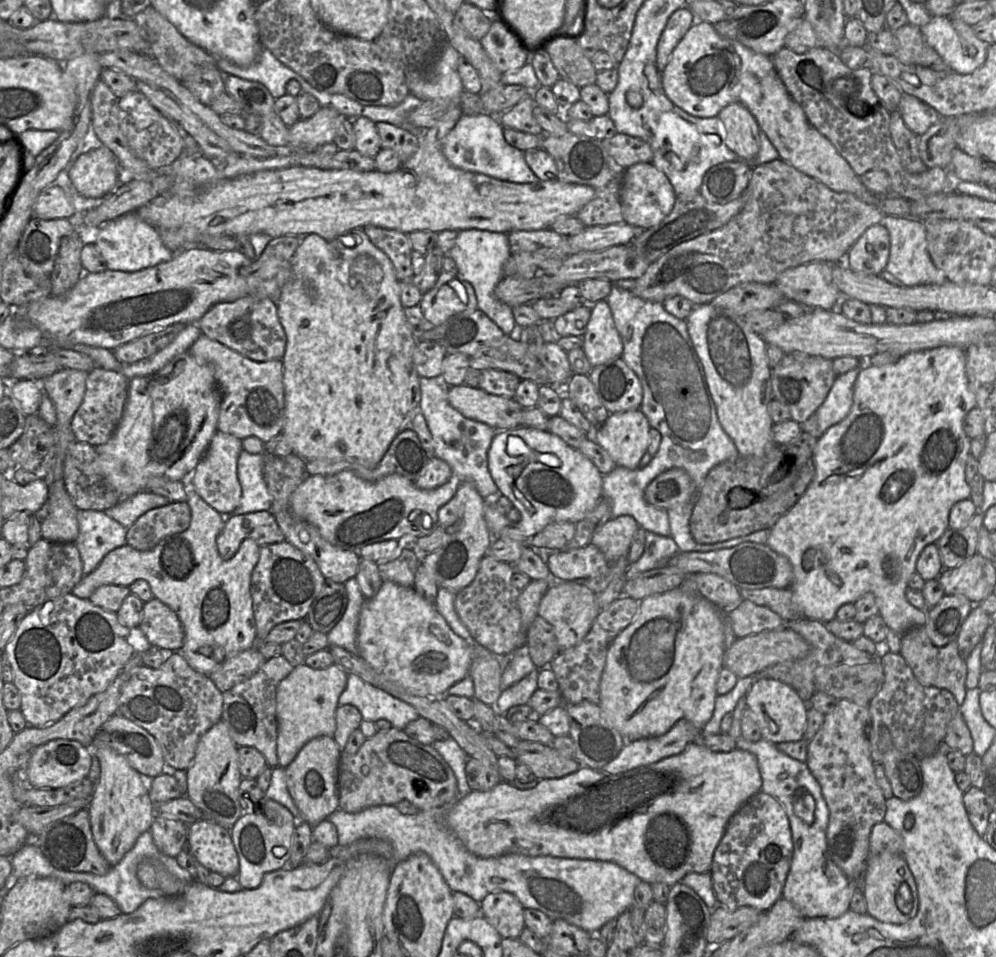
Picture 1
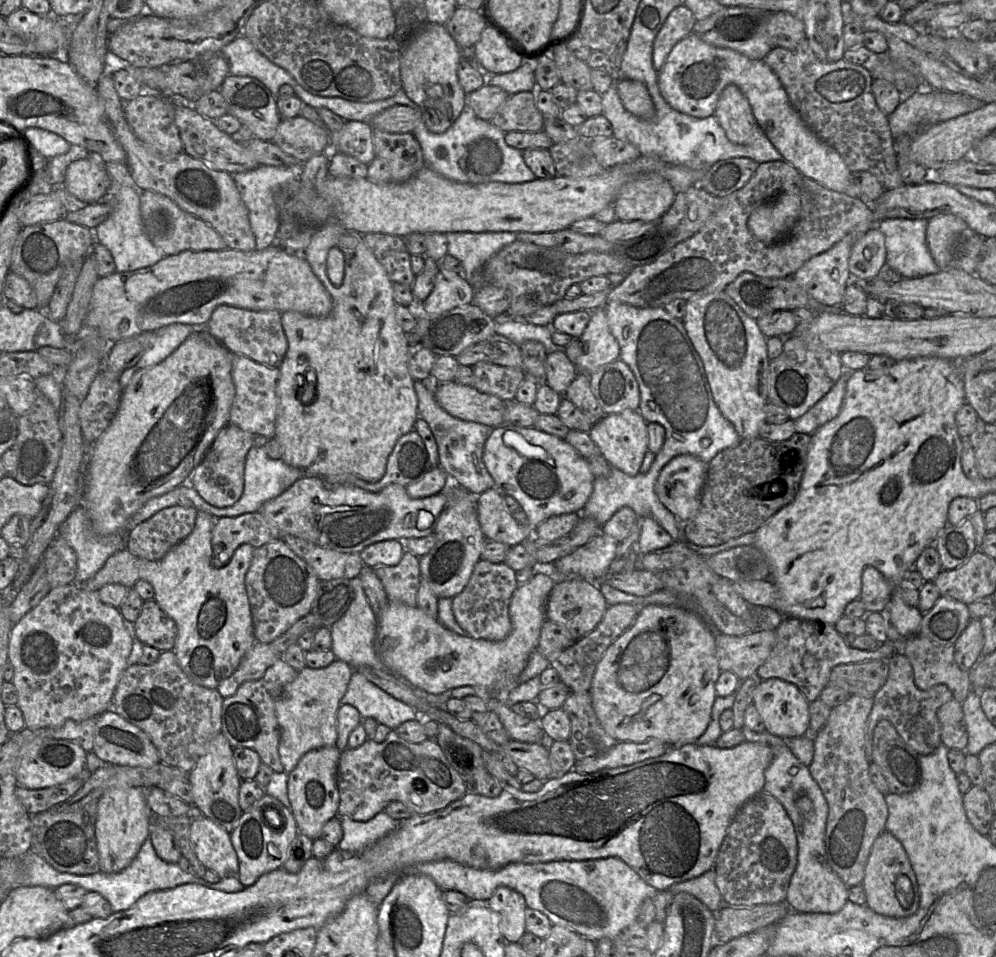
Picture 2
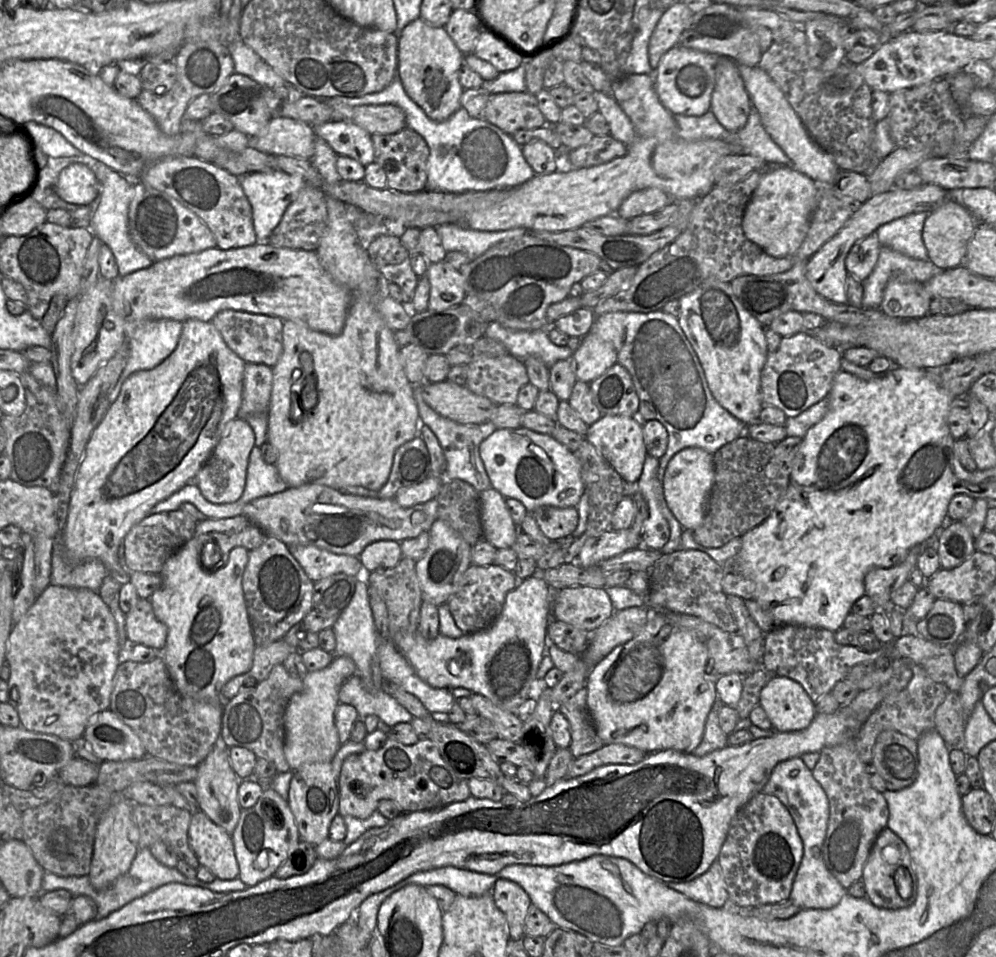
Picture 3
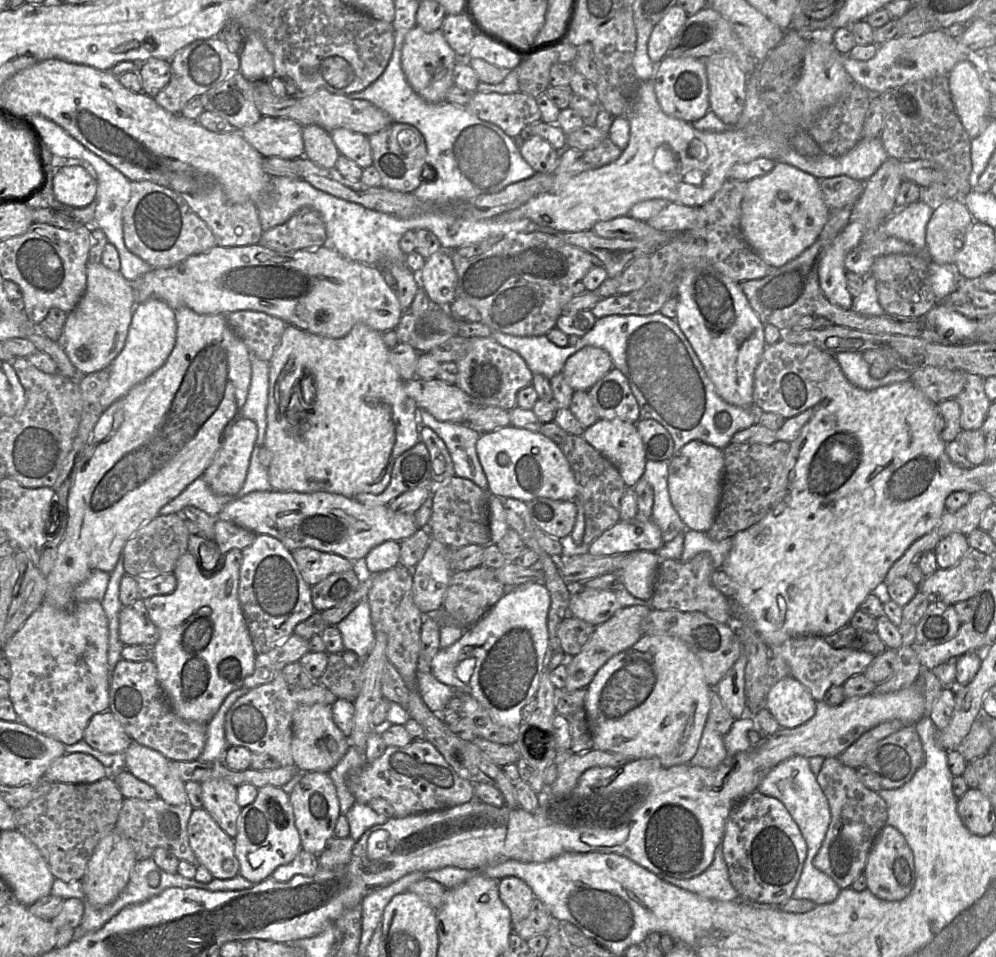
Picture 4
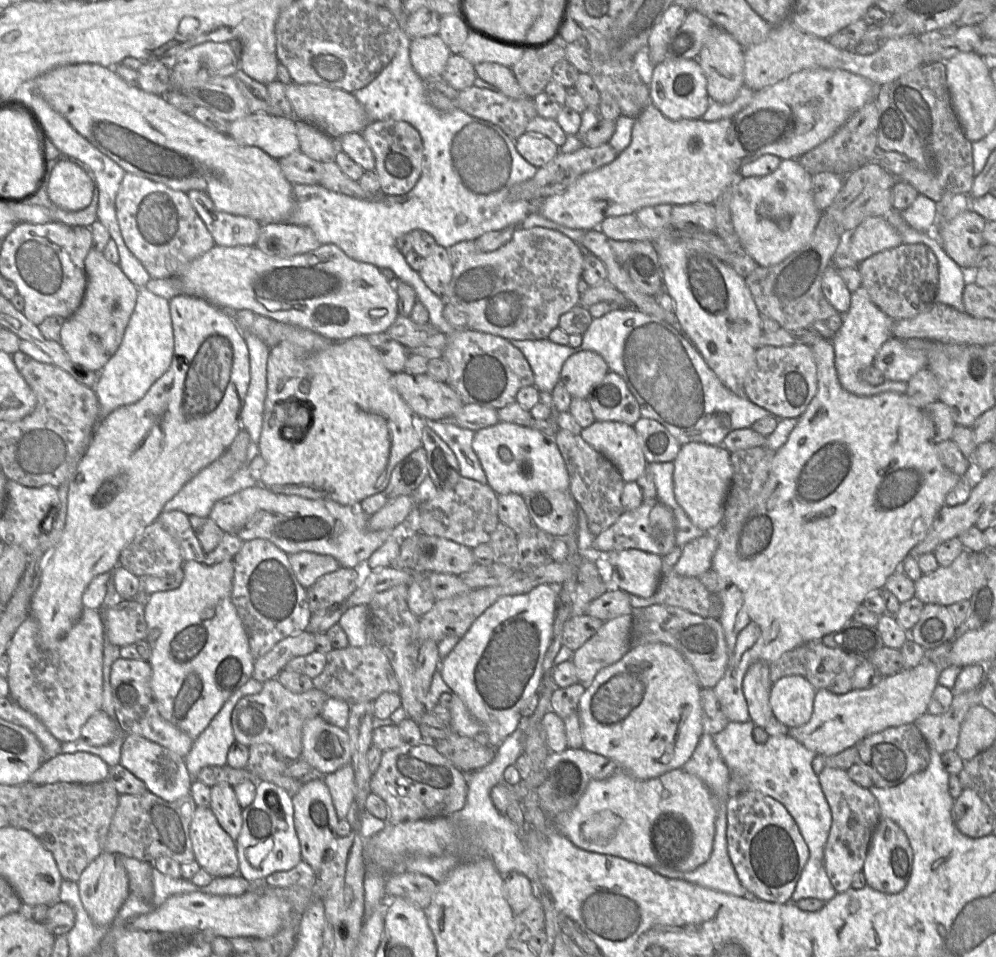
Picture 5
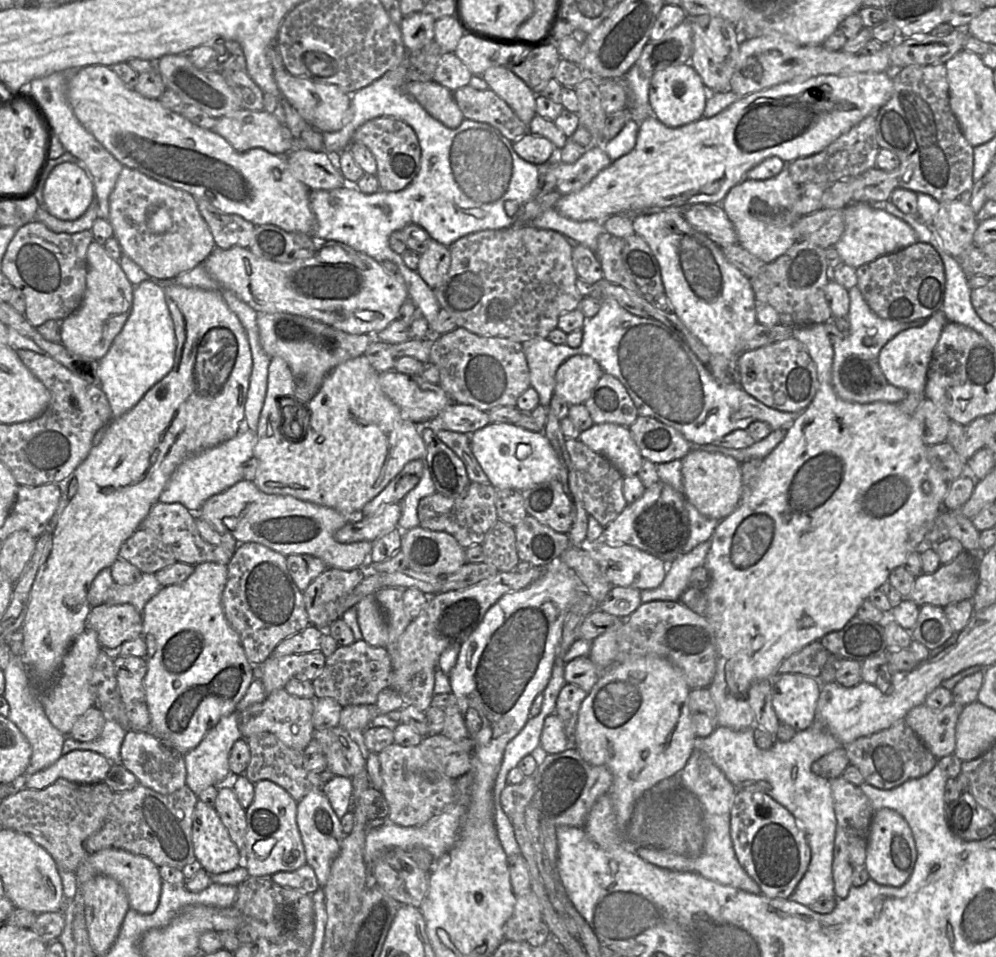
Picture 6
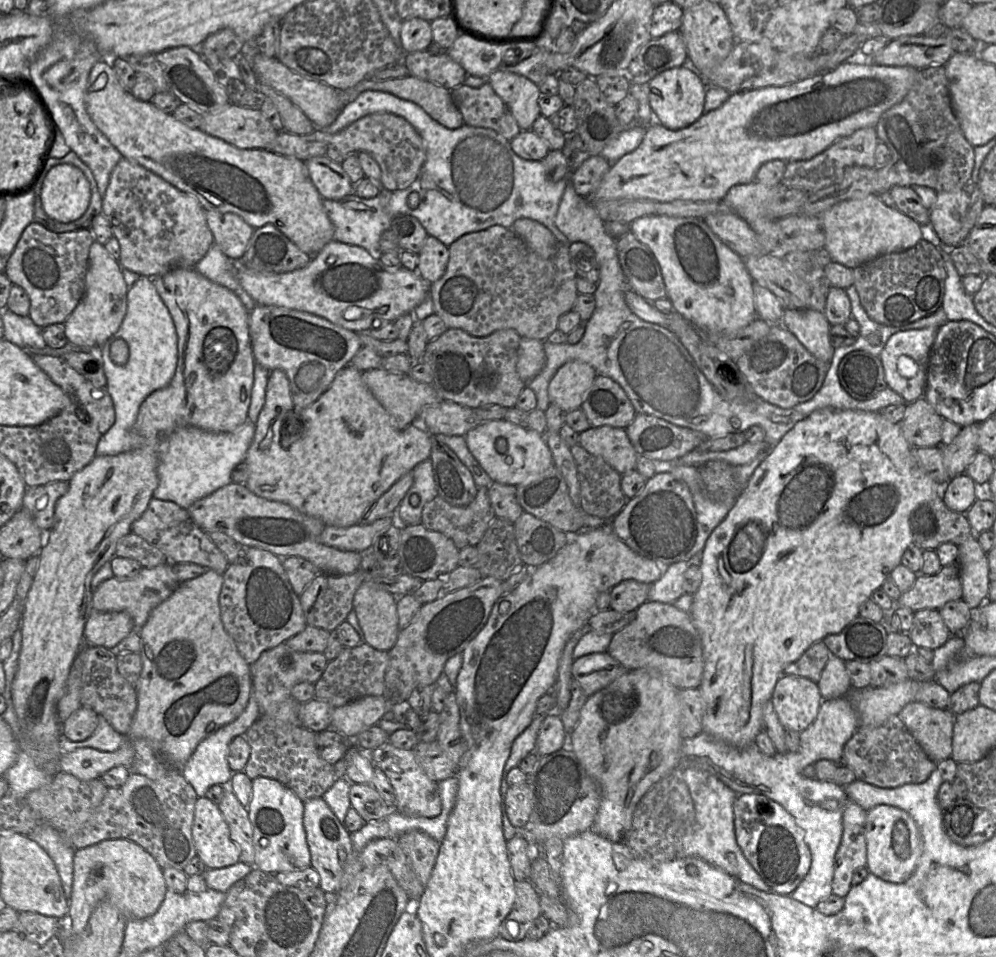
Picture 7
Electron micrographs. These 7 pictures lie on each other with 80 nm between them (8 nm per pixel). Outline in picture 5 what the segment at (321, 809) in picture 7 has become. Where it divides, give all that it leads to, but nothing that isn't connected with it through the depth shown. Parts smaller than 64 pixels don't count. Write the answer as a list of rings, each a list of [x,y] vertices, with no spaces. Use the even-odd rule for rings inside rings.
[[[322,778],[313,779],[301,785],[298,792],[292,796],[292,803],[294,826],[300,843],[302,860],[308,863],[317,875],[326,850],[330,843],[338,838],[339,819],[330,791]]]

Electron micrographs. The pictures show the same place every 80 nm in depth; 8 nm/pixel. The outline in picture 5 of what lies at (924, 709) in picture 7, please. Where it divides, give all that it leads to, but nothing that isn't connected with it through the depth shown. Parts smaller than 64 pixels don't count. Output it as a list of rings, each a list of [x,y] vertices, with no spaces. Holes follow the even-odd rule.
[[[980,688],[954,694],[946,712],[939,715],[926,712],[913,723],[926,740],[929,750],[943,754],[956,749],[961,724],[969,709],[977,704],[980,704]]]

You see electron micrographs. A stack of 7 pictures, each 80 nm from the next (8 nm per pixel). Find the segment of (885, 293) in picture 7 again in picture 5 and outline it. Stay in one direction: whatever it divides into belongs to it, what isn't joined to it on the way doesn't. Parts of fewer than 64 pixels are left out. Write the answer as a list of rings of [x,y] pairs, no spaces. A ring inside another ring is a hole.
[[[901,244],[898,247],[884,250],[860,262],[857,267],[862,284],[871,301],[888,317],[896,320],[912,319],[930,311],[937,304],[939,291],[939,266],[933,251],[923,244]]]

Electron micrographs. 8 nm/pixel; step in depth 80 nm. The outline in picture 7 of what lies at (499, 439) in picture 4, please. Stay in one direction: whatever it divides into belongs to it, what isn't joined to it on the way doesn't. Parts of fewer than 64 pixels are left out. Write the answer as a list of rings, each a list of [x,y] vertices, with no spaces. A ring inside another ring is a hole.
[[[504,419],[484,421],[464,437],[470,453],[493,482],[518,486],[539,476],[554,465],[552,453],[543,434],[529,428],[522,428]],[[498,438],[507,441],[507,450],[504,454],[496,450],[495,444]]]

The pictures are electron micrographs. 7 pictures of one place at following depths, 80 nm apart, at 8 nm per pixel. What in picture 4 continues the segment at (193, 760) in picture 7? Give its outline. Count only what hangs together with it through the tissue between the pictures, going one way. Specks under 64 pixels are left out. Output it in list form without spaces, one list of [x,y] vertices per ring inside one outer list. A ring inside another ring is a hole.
[[[240,687],[225,698],[217,713],[206,725],[206,743],[197,760],[202,762],[222,761],[226,749],[230,746],[225,737],[226,714],[234,702],[247,692],[248,689]]]

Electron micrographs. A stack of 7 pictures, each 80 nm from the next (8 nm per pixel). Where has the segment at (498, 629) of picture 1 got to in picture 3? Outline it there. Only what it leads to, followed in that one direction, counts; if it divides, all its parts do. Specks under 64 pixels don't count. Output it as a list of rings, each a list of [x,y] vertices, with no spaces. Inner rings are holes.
[[[491,564],[471,565],[464,573],[461,588],[447,601],[449,610],[459,629],[465,633],[475,633],[490,627],[500,616],[507,594],[519,583],[514,572]]]

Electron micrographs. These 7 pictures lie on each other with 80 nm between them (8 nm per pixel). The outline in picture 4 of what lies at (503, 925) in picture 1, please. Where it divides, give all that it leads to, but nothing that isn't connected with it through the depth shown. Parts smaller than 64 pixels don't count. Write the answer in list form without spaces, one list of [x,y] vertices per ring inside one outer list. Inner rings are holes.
[[[510,876],[498,881],[499,897],[511,913],[513,927],[528,916],[534,894],[522,879]]]

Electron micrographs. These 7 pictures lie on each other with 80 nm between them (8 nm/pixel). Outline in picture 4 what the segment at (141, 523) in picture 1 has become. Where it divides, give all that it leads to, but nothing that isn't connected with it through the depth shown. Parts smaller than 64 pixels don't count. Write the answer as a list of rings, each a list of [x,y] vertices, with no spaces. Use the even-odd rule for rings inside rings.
[[[181,513],[156,516],[142,525],[125,543],[122,551],[125,573],[137,577],[173,572],[178,559],[187,552],[188,540],[187,520]]]

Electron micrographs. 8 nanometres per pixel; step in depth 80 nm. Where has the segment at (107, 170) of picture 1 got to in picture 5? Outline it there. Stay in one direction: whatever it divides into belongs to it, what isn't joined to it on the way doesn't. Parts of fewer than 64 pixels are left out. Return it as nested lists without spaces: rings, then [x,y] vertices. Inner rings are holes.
[[[60,161],[48,180],[47,194],[57,207],[67,211],[80,211],[92,201],[95,180],[72,161]]]

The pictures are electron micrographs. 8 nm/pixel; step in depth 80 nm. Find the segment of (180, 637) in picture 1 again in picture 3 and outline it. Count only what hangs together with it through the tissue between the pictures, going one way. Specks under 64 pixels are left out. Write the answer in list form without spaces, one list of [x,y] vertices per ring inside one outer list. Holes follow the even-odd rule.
[[[140,598],[136,606],[125,614],[125,629],[130,644],[143,644],[160,652],[166,645],[168,628],[155,615],[151,601]]]

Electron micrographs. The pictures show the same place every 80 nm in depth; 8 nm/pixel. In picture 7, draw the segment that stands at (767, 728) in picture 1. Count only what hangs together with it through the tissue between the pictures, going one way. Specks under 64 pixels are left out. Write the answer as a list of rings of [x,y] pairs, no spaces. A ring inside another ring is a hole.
[[[784,674],[778,679],[771,700],[782,726],[802,732],[816,719],[823,698],[816,682]]]

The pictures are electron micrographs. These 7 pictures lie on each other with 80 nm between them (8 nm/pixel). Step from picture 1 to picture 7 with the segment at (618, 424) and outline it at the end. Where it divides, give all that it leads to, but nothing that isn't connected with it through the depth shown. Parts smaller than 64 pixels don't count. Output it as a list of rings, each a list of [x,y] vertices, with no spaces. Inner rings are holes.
[[[590,427],[579,433],[579,443],[587,452],[600,457],[620,475],[635,470],[638,454],[624,428]]]

